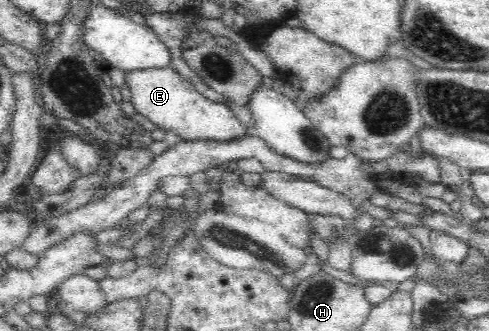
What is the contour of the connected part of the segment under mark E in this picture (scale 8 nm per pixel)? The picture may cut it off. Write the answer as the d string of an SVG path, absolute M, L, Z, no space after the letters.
M170 66L125 71L125 84L131 92L136 113L147 117L163 132L175 132L181 140L228 141L248 134L229 107L207 99Z

